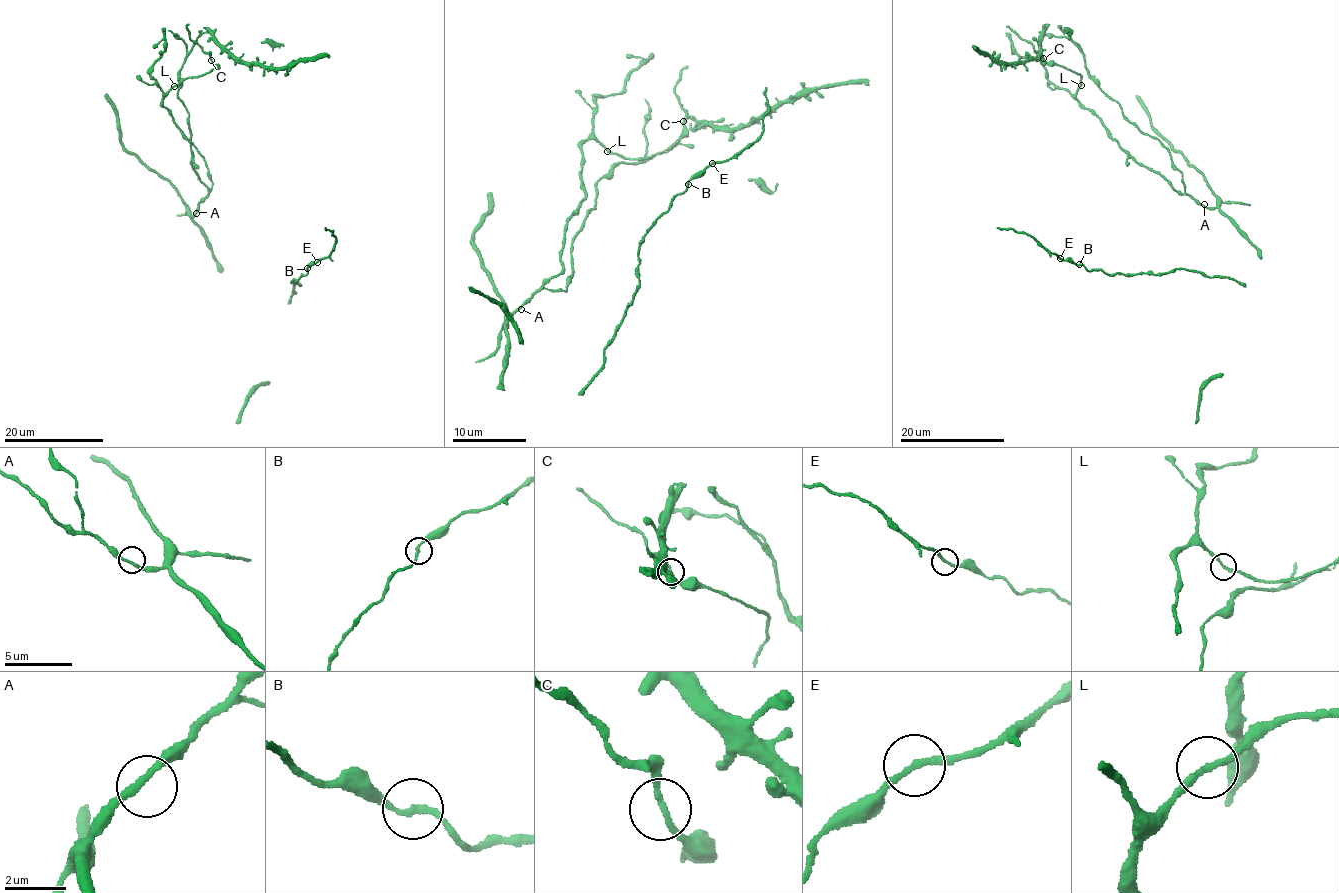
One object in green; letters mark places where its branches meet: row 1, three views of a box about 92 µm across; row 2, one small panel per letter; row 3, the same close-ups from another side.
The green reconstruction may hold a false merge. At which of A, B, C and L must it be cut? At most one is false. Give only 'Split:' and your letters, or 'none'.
Split: none

